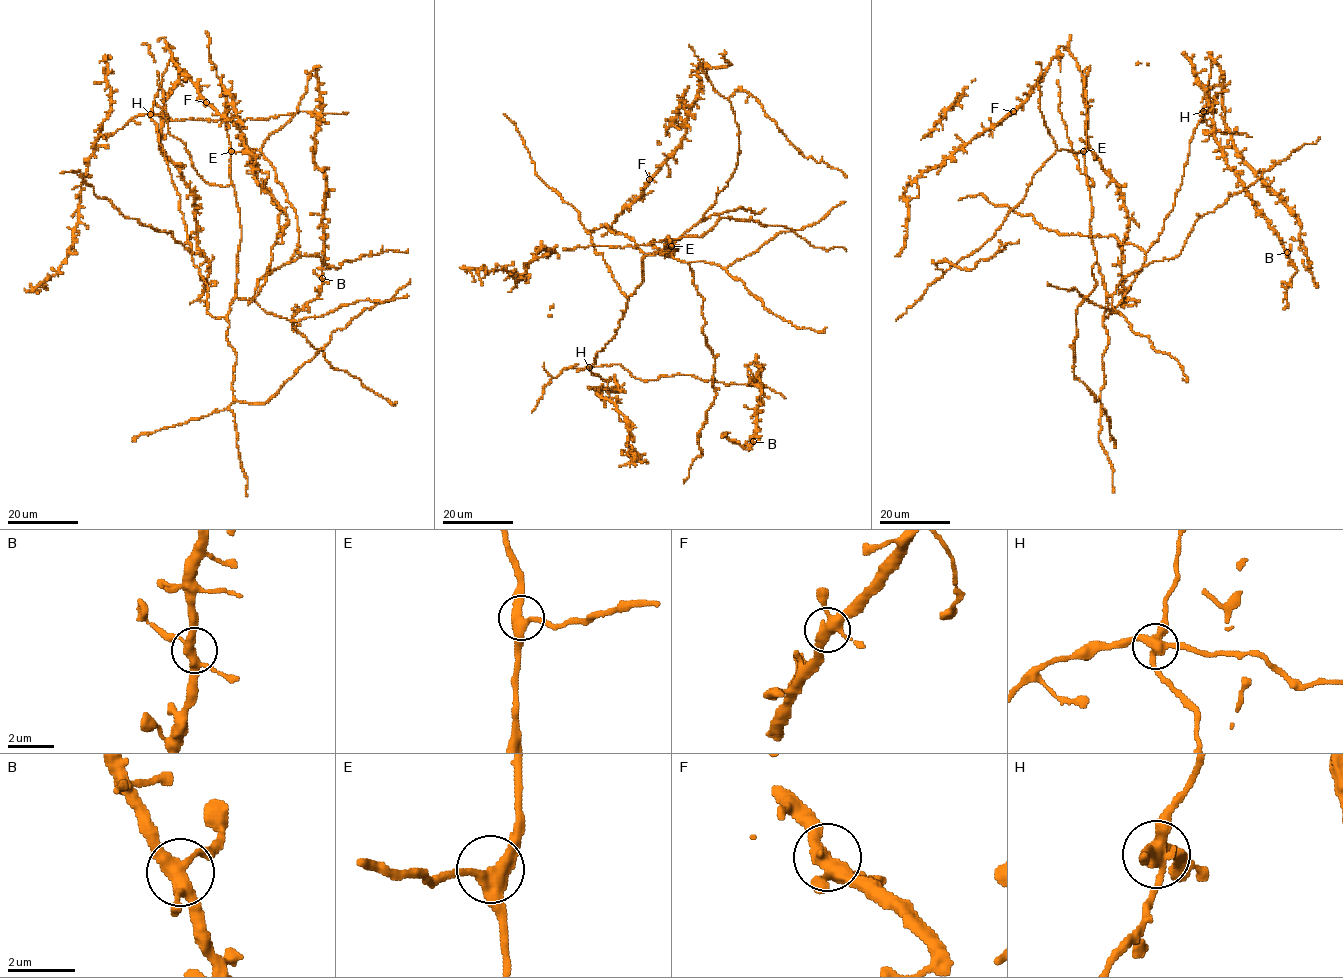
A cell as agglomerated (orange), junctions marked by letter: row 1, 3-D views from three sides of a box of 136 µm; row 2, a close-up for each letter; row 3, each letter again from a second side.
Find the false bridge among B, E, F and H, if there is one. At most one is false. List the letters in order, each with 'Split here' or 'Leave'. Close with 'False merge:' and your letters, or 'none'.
B: Leave
E: Leave
F: Leave
H: Split here
False merge: H

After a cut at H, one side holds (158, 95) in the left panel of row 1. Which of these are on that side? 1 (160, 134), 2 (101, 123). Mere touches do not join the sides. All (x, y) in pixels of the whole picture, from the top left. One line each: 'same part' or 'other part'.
1: same part
2: same part

